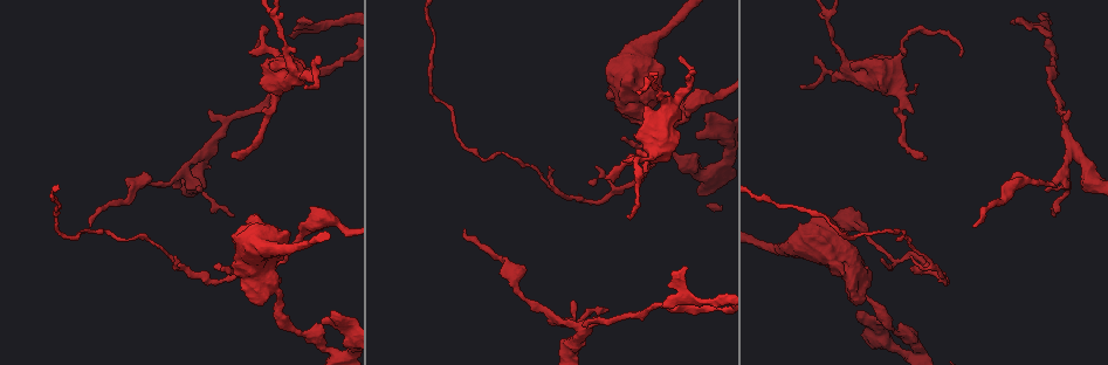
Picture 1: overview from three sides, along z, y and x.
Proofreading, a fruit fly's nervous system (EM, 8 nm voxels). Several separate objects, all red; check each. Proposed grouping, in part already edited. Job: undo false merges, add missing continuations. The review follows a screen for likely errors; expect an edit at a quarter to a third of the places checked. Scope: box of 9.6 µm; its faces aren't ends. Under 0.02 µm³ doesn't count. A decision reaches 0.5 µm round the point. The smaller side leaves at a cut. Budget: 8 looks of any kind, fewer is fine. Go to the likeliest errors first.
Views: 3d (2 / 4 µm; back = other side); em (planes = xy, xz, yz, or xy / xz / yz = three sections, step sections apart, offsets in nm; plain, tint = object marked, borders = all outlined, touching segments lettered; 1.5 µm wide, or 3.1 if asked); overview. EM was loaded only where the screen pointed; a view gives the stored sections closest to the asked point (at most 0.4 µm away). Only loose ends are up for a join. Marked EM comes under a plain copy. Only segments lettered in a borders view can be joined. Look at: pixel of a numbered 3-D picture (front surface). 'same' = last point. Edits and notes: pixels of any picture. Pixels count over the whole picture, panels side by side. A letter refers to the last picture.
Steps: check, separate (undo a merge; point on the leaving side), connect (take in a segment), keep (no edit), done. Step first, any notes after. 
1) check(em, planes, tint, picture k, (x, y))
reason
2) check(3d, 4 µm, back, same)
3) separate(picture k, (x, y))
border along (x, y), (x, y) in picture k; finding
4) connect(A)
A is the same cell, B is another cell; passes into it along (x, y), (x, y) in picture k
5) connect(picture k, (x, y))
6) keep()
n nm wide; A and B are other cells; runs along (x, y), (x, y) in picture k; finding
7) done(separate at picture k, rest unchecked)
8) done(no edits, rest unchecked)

check(em, planes, borders, picture 1, (289, 232))
thick end

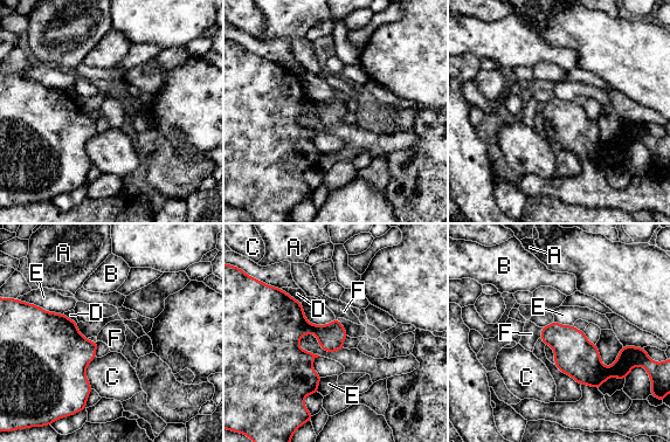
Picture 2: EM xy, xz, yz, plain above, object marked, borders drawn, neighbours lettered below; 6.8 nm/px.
keep()
C touches over 220 nm; A, B, C, D, E and F are other cells; border along (554, 320), (573, 325) in picture 2; none of them fits

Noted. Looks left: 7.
check(em, planes, borders, picture 1, (1051, 35))
thin end

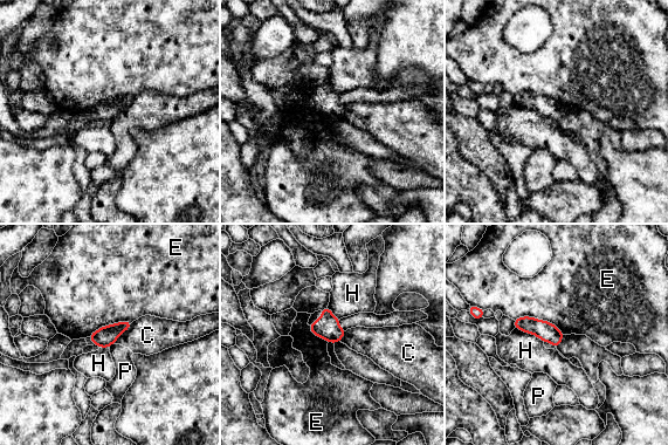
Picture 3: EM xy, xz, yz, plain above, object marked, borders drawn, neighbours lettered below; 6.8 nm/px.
keep()
140 nm wide; C, E, H and P are other cells; border along (514, 319), (543, 319), (564, 334) in picture 3; no lettered segment goes on from it

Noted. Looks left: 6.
check(em, yz, step 8, tint, picture 1, (1054, 215))

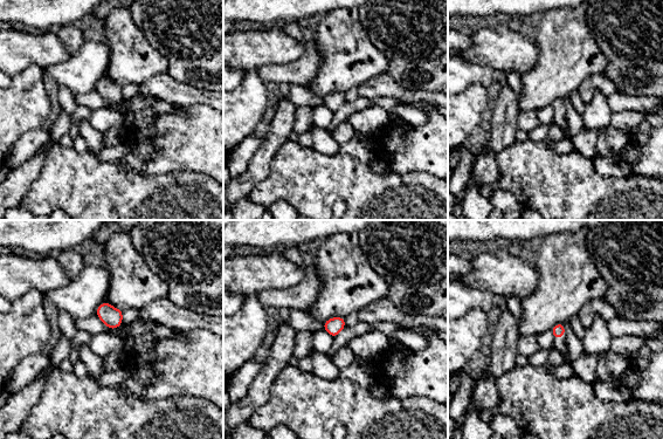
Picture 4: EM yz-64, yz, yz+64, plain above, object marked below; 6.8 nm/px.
check(em, planes, borders, same)

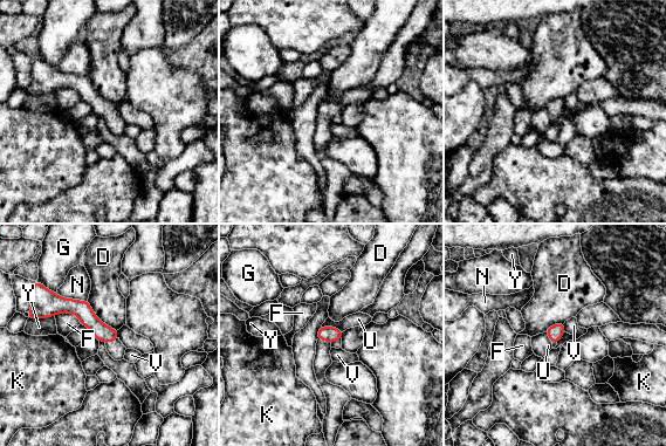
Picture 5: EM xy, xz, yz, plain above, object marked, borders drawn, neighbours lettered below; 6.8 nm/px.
keep()
D touches over 300 nm; D, F, G, K, N, U, V and Y are other cells; no lettered segment goes on from it

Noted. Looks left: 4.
done(no edits, rest unchecked)

